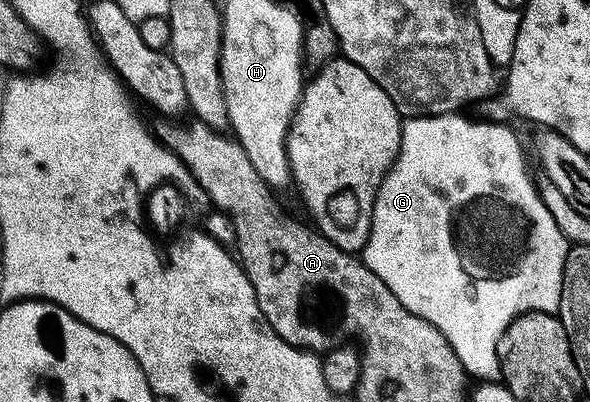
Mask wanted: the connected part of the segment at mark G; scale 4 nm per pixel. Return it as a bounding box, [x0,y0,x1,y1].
[360,113,568,381]

